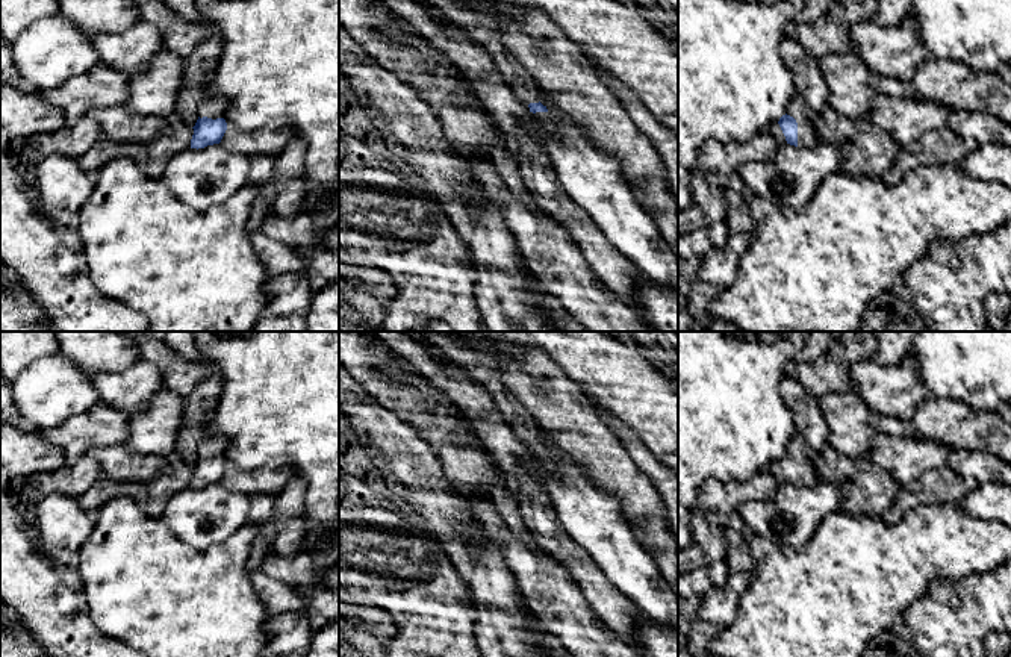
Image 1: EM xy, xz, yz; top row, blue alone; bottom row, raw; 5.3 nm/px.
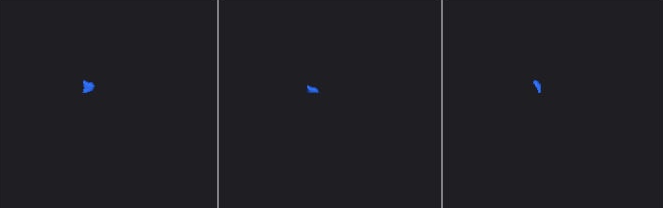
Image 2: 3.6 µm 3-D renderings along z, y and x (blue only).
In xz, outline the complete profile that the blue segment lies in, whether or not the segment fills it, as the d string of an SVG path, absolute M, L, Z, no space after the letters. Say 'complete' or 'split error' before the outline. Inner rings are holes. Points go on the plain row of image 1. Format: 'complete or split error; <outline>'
split error; M421 332L451 365L462 368L469 378L480 383L492 397L495 409L507 421L516 437L530 447L548 471L555 471L558 463L549 457L546 445L540 442L545 430L534 416L502 383L501 371L492 353L468 345L463 339L450 338L440 332Z

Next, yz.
split error; M795 433L787 453L782 454L778 462L770 463L766 471L772 474L778 483L787 481L795 486L813 487L822 481L814 459L816 454L810 451L804 436Z

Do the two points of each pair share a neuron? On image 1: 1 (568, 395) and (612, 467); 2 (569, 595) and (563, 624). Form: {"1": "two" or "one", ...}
{"1": "one", "2": "one"}

